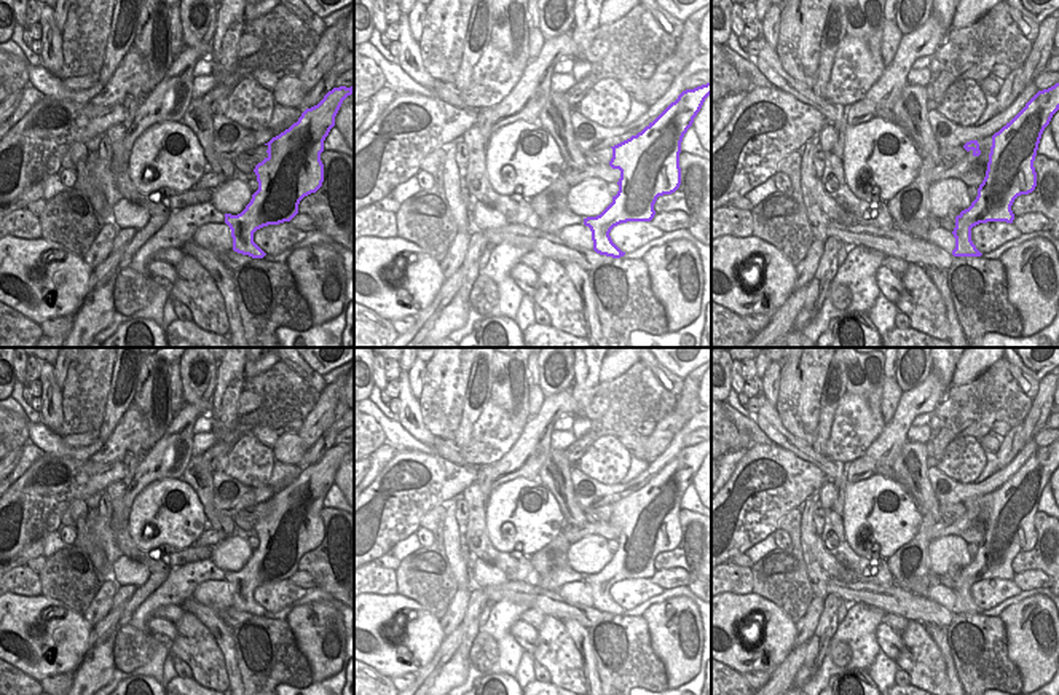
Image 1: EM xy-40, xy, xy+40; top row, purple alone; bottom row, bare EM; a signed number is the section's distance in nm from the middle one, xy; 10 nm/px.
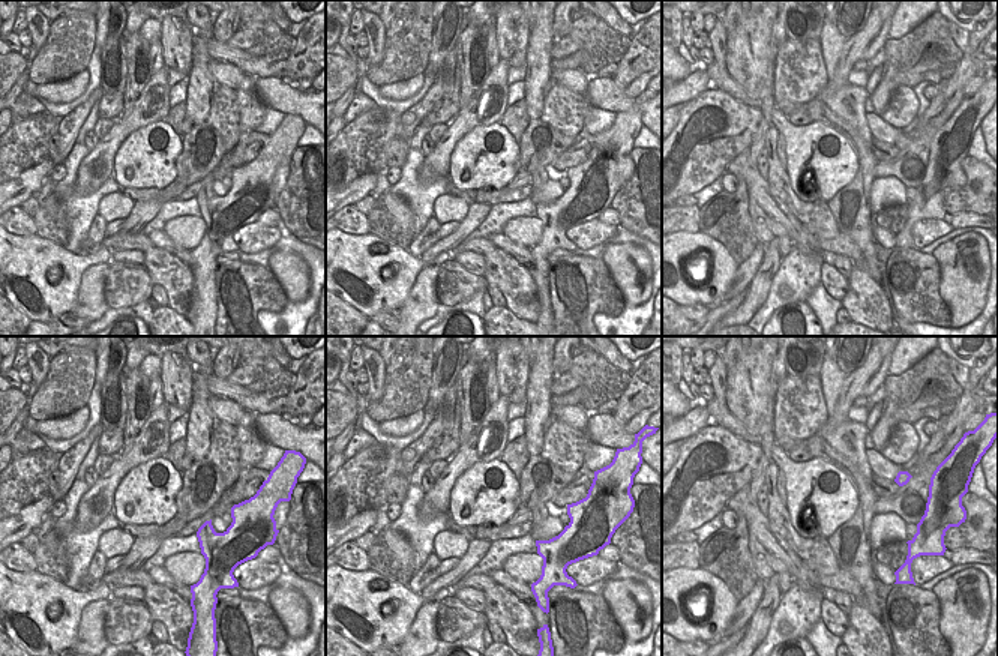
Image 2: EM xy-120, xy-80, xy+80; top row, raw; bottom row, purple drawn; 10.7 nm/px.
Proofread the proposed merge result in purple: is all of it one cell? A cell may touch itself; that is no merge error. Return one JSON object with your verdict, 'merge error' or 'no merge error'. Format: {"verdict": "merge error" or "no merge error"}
{"verdict": "no merge error"}

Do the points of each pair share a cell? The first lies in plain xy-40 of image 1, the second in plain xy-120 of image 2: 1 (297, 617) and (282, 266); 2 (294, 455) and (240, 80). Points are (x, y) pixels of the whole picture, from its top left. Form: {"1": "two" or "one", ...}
{"1": "one", "2": "two"}

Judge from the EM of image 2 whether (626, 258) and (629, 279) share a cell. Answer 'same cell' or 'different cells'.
same cell

